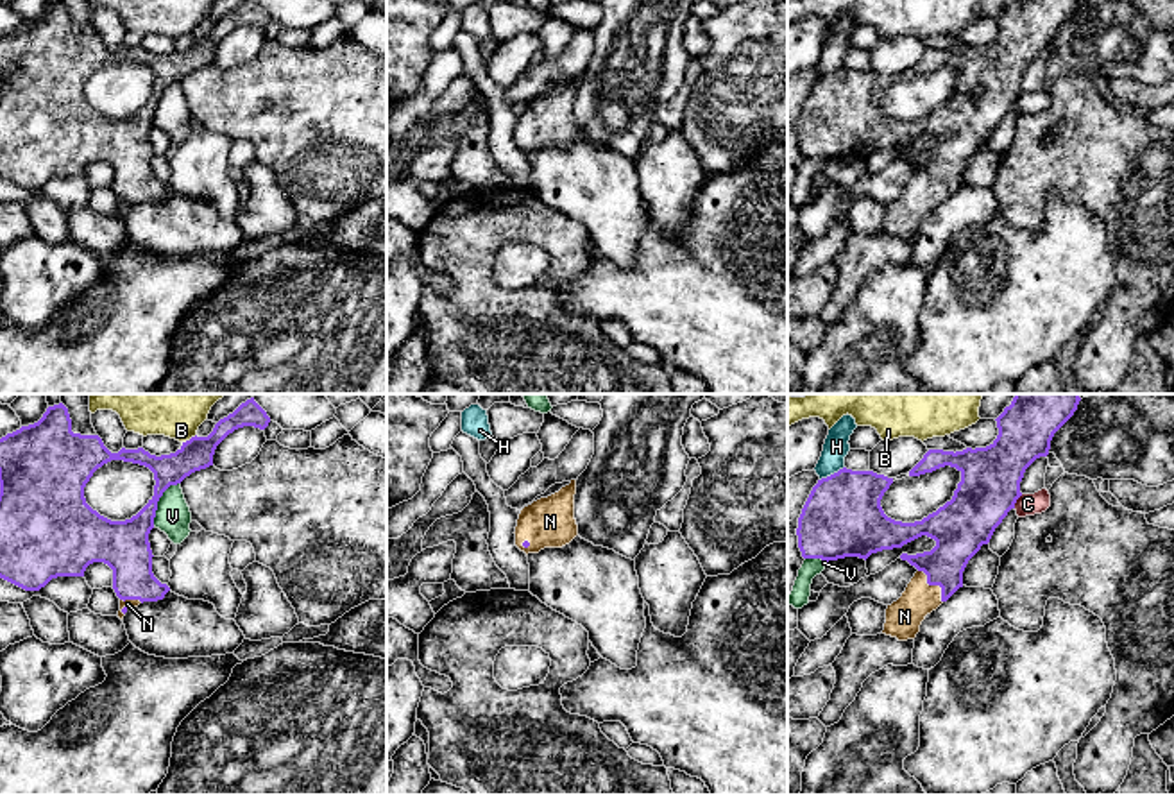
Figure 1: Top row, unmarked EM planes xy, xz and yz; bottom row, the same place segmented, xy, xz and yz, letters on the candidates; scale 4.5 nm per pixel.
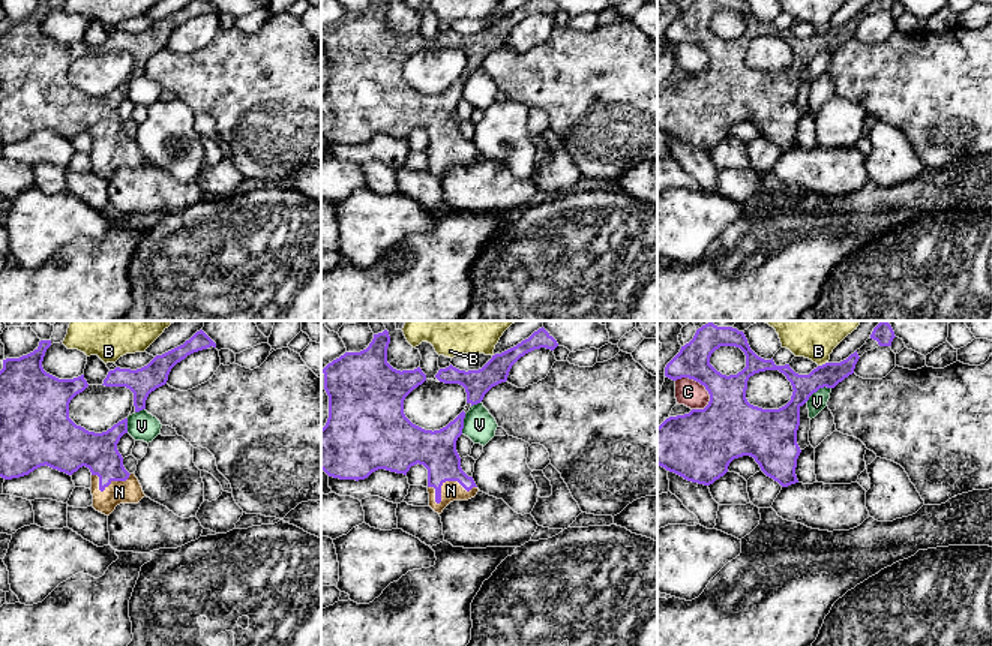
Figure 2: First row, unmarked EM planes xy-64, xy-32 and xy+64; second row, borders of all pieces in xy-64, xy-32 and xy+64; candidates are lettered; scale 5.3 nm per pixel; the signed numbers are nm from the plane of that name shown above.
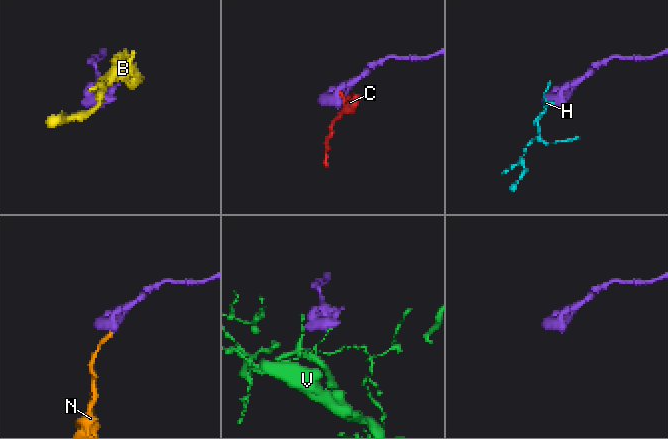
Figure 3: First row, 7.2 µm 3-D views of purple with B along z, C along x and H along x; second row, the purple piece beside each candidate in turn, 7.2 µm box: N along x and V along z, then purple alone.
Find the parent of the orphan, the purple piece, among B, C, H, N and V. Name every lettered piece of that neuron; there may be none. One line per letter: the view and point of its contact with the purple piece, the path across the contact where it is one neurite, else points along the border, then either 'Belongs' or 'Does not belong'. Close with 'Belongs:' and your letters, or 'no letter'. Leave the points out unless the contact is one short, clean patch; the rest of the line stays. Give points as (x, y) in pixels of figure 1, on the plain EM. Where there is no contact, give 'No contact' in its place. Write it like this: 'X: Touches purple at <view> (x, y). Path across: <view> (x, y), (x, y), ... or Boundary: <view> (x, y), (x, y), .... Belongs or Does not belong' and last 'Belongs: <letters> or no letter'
B: Touches purple at xy (190, 38). Boundary: xy (195, 33), (183, 42). Does not belong
C: Touches purple at yz (1015, 101). Does not belong
H: Touches purple at yz (831, 74). Does not belong
N: Touches purple at yz (935, 183). Path across: yz (958, 133), (956, 144), (935, 183), (904, 215). Belongs
V: Touches purple at xy (158, 99). Does not belong
Belongs: N

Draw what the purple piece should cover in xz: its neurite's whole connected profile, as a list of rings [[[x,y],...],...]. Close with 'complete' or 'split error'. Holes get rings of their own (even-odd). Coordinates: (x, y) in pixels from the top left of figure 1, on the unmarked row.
[[[576,79],[558,91],[524,106],[515,125],[515,145],[528,152],[562,147],[578,134],[574,118]]] | split error

